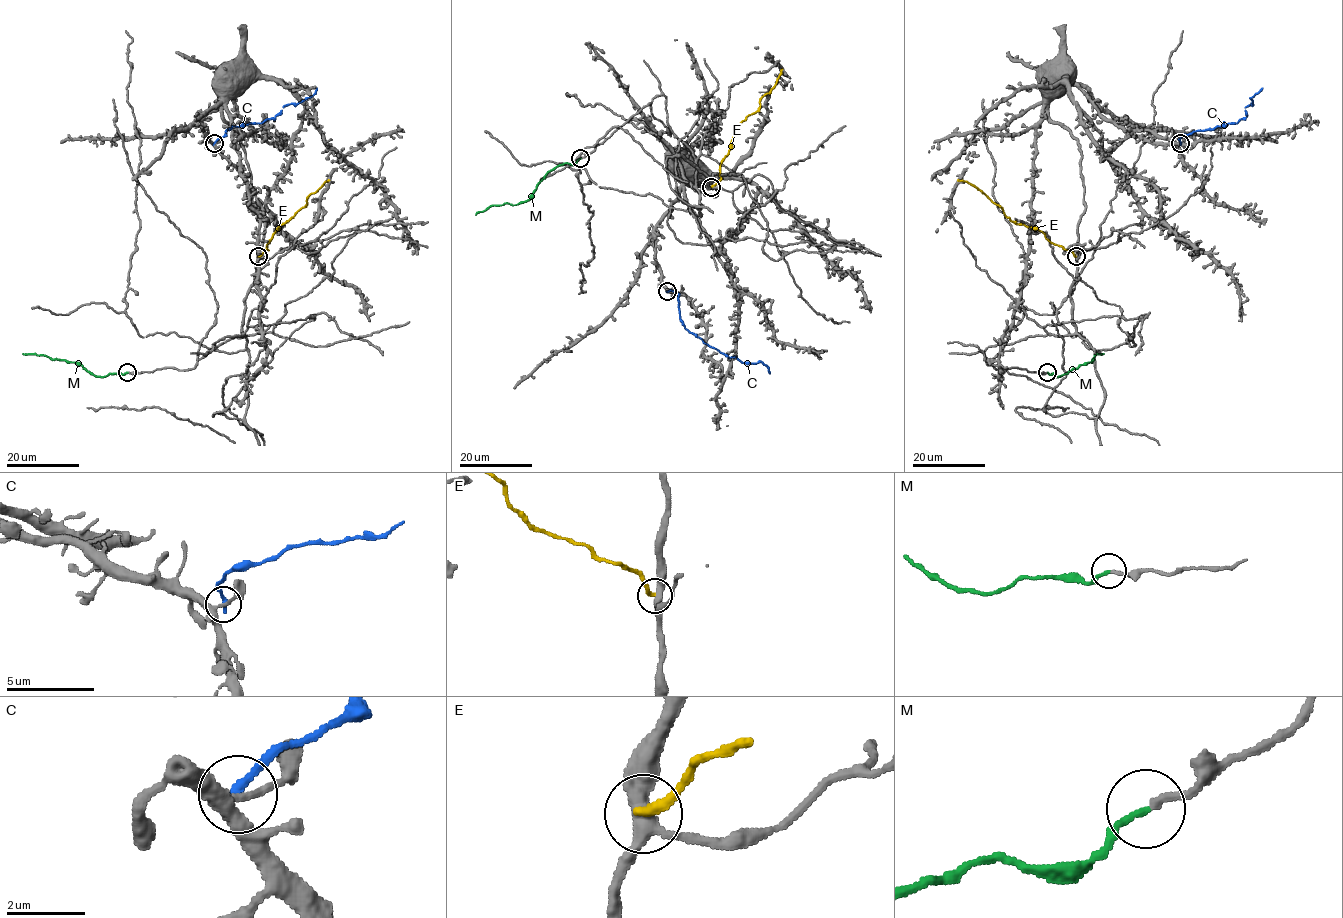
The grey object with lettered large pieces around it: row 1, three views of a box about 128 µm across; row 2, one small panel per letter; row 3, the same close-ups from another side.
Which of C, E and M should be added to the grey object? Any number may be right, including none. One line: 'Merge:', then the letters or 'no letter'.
Merge: M

